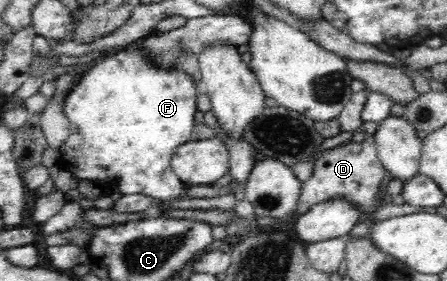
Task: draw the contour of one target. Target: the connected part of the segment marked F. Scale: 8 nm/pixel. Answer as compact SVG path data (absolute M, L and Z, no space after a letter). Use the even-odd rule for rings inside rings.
M130 45L129 47L120 47L116 50L112 50L106 55L101 56L95 60L90 66L83 71L79 76L71 91L67 94L64 101L63 110L65 111L65 116L69 120L69 135L67 139L63 142L61 147L58 147L60 158L56 163L56 166L64 169L65 171L70 171L78 180L89 179L93 183L106 188L107 190L120 191L122 195L133 195L133 194L143 194L146 197L153 199L163 199L163 201L175 199L175 198L185 198L185 183L179 179L179 176L173 171L171 165L172 155L175 150L187 143L192 139L191 134L194 130L195 125L195 113L197 113L197 91L201 86L197 85L195 79L187 71L183 71L178 67L173 65L173 67L167 67L165 69L159 69L155 67L146 55L138 49L135 45Z

